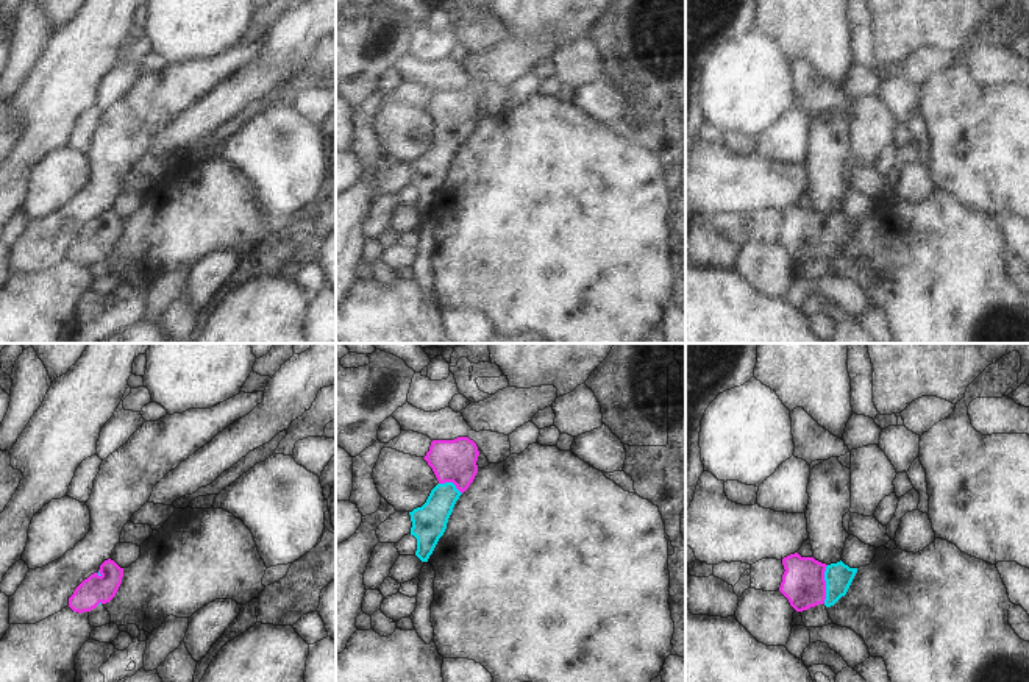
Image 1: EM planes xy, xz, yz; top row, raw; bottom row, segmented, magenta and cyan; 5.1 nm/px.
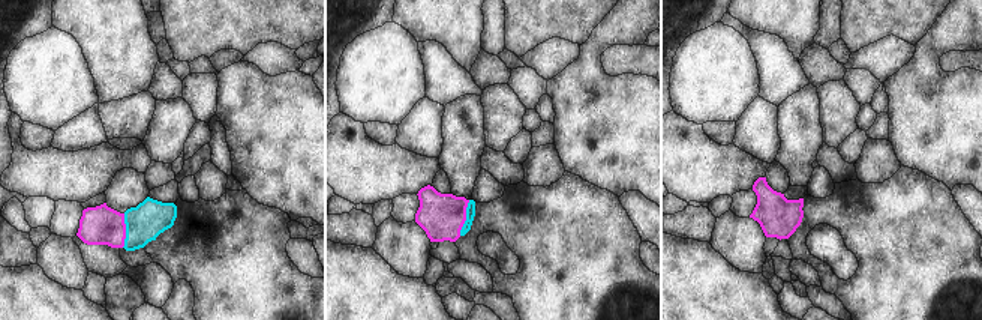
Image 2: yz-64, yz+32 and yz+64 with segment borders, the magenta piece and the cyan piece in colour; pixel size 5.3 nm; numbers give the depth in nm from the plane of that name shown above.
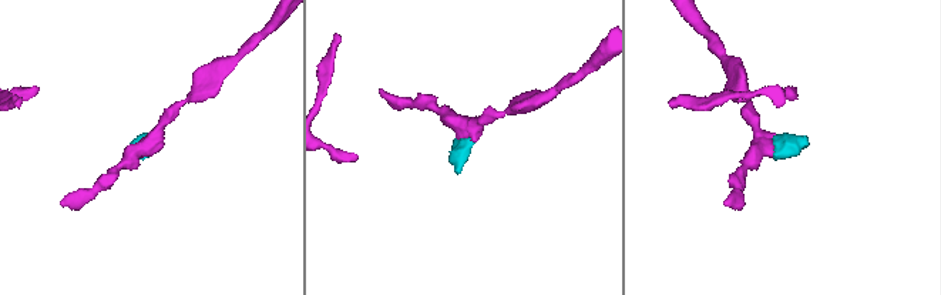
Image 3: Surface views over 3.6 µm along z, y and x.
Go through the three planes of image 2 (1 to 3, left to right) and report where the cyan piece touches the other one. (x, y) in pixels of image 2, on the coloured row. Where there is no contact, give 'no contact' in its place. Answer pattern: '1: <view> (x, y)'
1: yz-64 (125, 230)
2: yz+32 (465, 218)
3: no contact

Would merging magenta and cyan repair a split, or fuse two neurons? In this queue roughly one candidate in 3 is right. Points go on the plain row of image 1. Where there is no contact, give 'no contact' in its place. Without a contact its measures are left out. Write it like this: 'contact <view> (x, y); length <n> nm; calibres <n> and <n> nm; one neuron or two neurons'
contact yz (825, 234); length 200 nm; calibres 220 and 140 nm; one neuron

